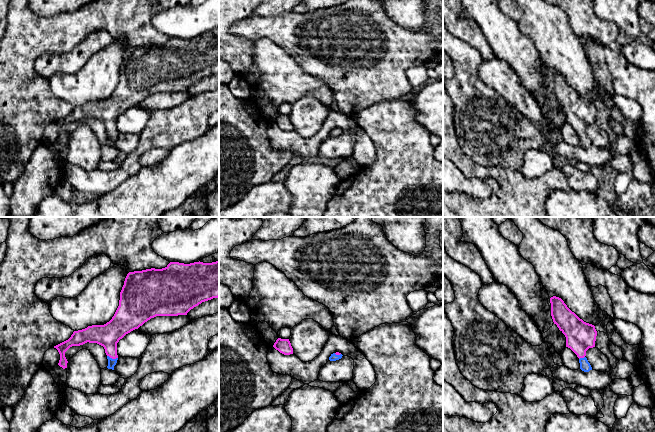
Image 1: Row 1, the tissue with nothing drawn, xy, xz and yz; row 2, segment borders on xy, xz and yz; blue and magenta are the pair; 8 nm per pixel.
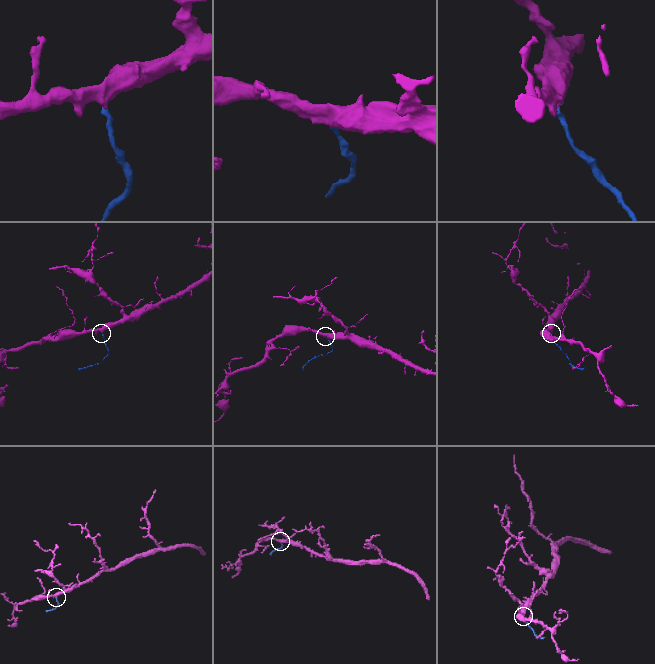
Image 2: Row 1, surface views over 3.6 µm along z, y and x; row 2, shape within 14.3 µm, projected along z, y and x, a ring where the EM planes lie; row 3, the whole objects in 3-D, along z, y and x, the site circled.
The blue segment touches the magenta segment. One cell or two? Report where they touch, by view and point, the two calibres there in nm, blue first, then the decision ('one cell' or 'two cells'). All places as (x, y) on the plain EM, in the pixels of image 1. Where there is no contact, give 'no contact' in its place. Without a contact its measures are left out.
contact xy (111, 134); calibres 60 and 190 nm; one cell

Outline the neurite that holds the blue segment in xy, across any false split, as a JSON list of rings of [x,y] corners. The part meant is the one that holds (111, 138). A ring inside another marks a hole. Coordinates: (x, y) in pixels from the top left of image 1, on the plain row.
[[[219,37],[212,39],[194,38],[184,40],[170,38],[162,45],[146,45],[129,48],[120,68],[119,82],[112,95],[104,101],[92,101],[74,107],[71,113],[54,122],[60,130],[58,141],[67,144],[65,128],[72,122],[87,118],[104,123],[108,135],[108,145],[114,146],[117,139],[117,119],[126,110],[138,105],[145,98],[156,92],[178,92],[187,89],[202,78],[219,73]]]

